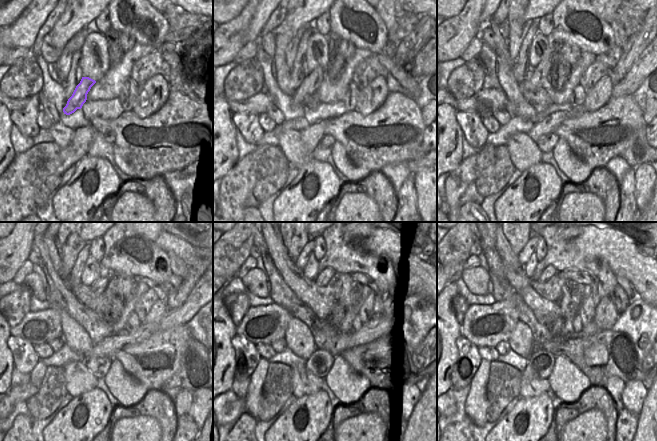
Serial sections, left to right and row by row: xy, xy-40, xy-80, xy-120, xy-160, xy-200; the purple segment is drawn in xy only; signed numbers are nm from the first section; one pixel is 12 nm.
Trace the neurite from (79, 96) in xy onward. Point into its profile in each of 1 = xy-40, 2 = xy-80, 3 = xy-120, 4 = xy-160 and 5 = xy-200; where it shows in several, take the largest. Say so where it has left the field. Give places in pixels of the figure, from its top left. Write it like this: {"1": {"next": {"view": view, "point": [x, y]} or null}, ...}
{"1": {"next": {"view": "xy-40", "point": [311, 83]}}, "2": {"next": {"view": "xy-80", "point": [538, 78]}}, "3": {"next": {"view": "xy-120", "point": [98, 287]}}, "4": {"next": {"view": "xy-160", "point": [324, 276]}}, "5": {"next": {"view": "xy-200", "point": [550, 271]}}}

